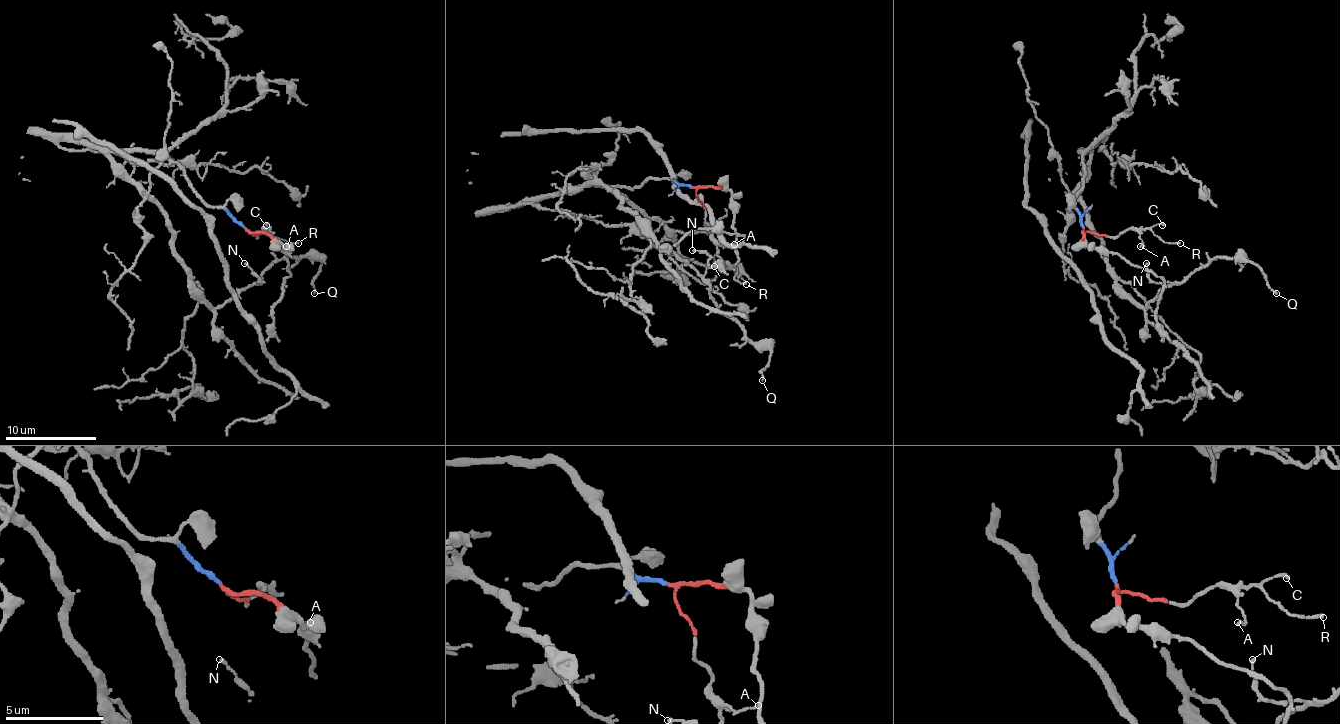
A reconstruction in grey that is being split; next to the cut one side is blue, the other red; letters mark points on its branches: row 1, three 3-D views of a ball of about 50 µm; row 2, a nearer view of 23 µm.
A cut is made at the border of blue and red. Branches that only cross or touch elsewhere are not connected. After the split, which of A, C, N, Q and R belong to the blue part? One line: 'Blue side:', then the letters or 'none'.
Blue side: N, Q

